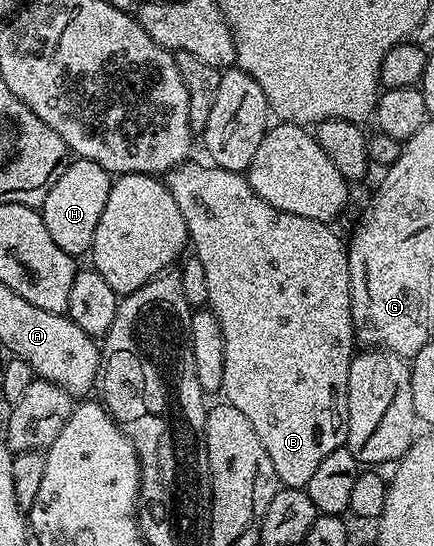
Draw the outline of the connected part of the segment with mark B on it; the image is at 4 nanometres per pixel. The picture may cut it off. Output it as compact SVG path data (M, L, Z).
M191 160L182 166L174 166L165 175L165 185L173 200L177 200L177 208L181 208L181 216L185 216L187 237L193 247L194 257L201 260L201 268L205 268L205 284L209 284L207 306L217 316L221 324L221 332L225 336L225 380L222 393L226 401L230 402L233 408L238 408L249 420L249 424L253 424L253 432L257 432L265 452L269 452L269 460L273 460L273 468L280 483L287 488L303 488L306 487L309 476L313 476L315 469L321 465L321 460L325 460L329 452L333 452L347 441L347 377L353 351L357 346L351 315L347 246L344 239L342 242L330 230L332 227L328 223L281 212L273 208L273 204L261 200L261 196L253 192L253 188L242 173L227 171L214 164L206 165L198 166L194 160Z

